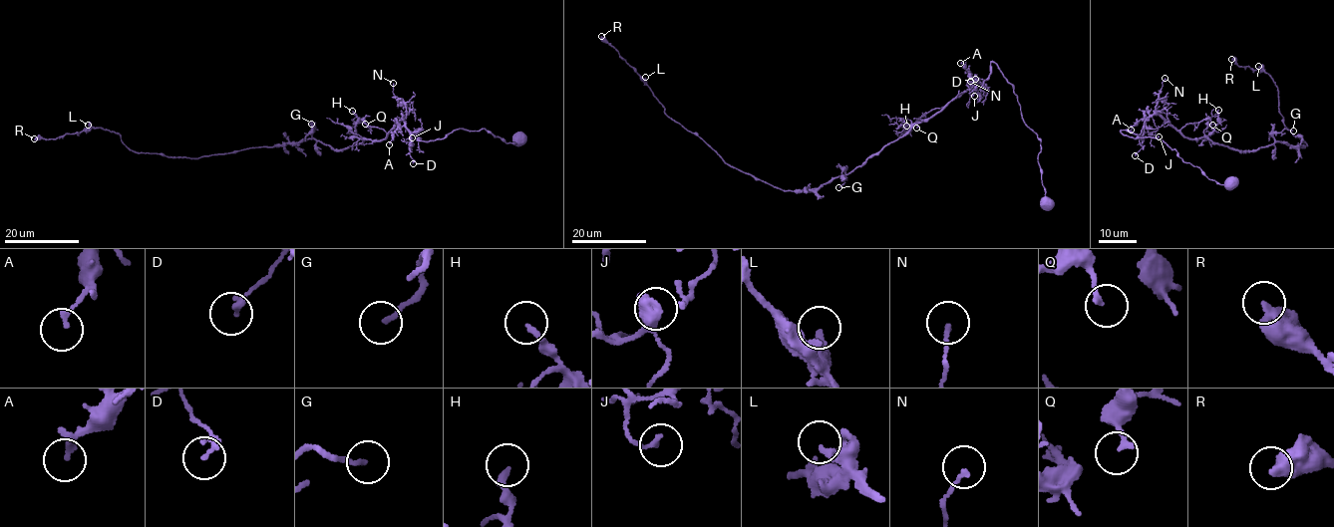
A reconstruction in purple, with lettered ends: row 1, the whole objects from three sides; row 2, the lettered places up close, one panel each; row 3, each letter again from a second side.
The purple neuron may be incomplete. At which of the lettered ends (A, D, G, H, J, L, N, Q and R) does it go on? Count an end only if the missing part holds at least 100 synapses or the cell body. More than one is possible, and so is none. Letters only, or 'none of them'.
none of them

